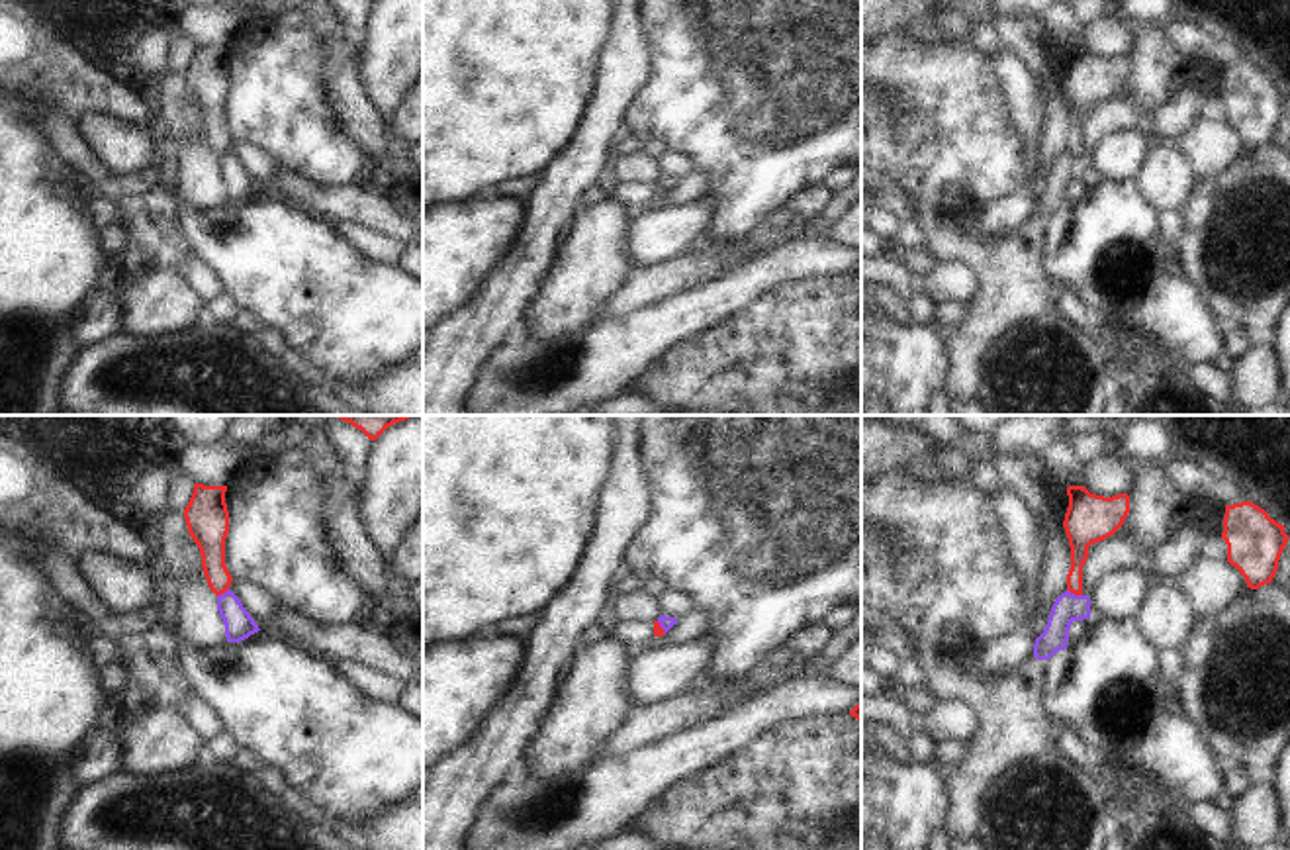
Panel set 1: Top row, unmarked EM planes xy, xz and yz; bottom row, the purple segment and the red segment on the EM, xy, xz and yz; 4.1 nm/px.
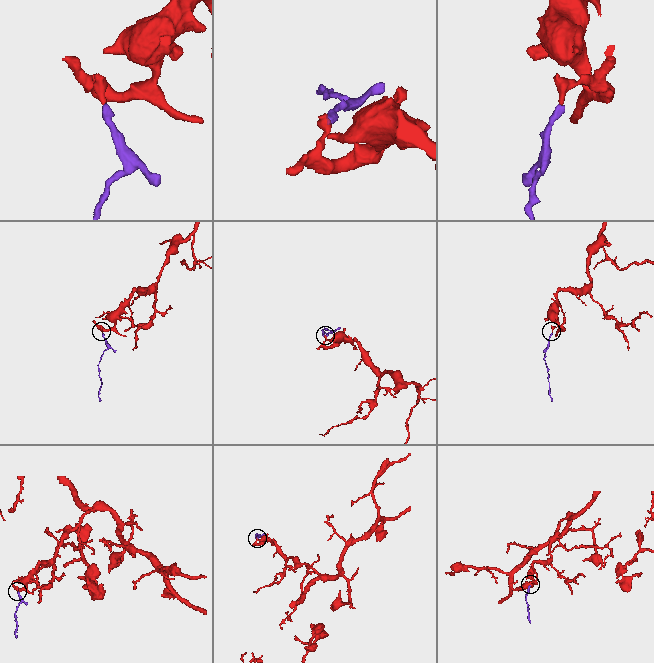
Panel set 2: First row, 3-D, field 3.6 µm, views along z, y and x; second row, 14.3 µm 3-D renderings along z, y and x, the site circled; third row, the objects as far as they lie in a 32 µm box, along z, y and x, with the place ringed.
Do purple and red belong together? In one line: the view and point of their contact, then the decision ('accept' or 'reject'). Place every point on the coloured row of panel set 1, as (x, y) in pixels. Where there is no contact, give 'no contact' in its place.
meets purple in yz at (1073, 594); reject

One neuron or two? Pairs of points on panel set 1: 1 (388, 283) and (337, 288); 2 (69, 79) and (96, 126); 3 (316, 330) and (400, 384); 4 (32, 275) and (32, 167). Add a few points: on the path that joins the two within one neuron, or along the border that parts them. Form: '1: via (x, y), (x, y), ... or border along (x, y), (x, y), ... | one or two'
1: via (376, 288), (349, 288) | one
2: border along (75, 118), (116, 116), (136, 124) | two
3: border along (402, 365), (396, 365), (370, 384), (339, 384) | two
4: via (32, 247), (32, 194) | one

